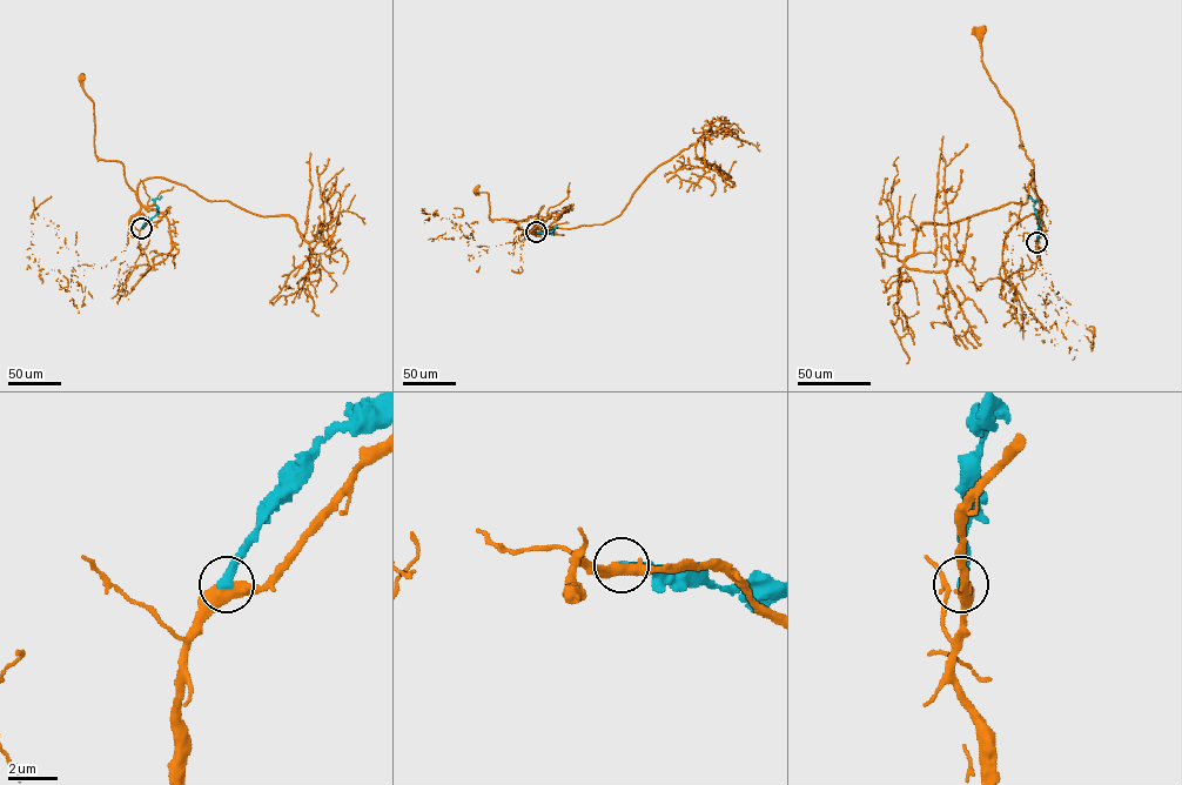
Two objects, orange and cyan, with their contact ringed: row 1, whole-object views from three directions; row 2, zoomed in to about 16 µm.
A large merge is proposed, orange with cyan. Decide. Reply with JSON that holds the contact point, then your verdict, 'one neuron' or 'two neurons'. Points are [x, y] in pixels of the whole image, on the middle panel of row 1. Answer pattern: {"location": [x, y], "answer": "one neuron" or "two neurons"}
{"location": [536, 232], "answer": "two neurons"}

